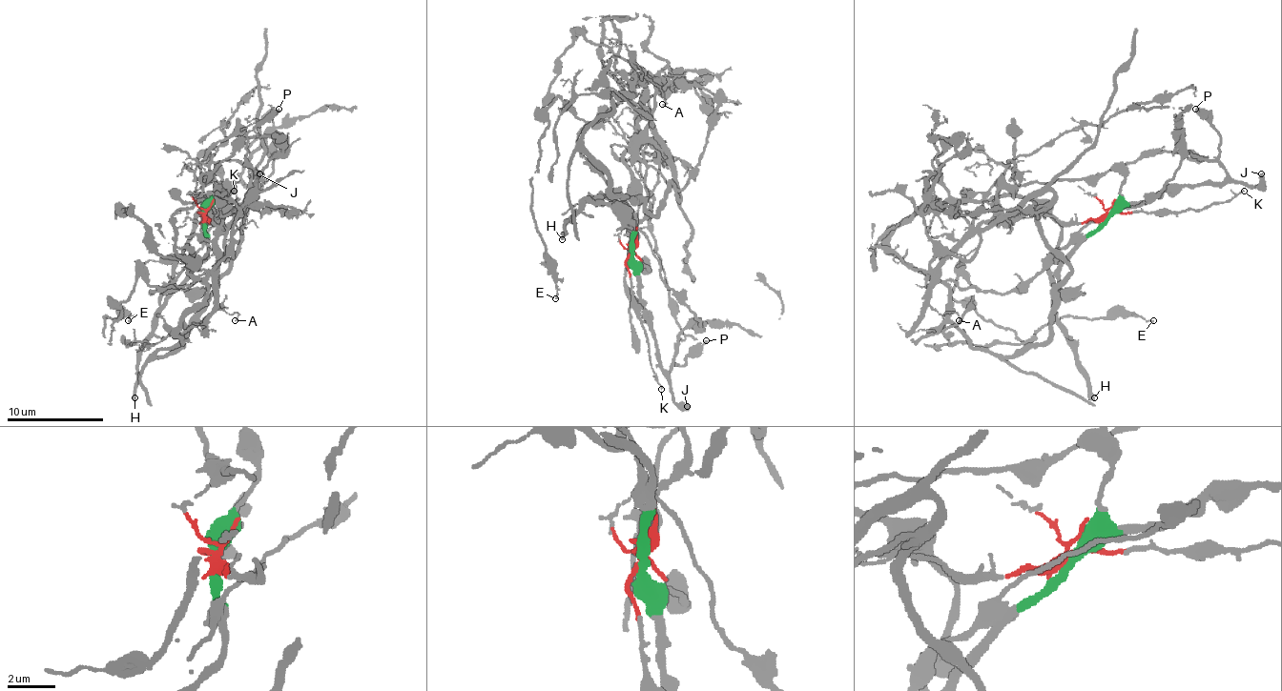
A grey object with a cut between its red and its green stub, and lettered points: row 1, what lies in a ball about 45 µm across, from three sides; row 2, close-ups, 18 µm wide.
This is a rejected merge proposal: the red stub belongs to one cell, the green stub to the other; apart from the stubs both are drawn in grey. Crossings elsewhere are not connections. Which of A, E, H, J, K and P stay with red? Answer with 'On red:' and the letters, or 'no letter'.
On red: A, E, K

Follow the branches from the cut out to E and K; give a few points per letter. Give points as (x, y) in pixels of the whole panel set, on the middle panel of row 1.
E: (631, 252), (636, 222), (578, 148), (586, 123), (559, 96), (547, 111), (532, 193), (556, 297)
K: (631, 252), (627, 258), (631, 307), (641, 322), (660, 390)

